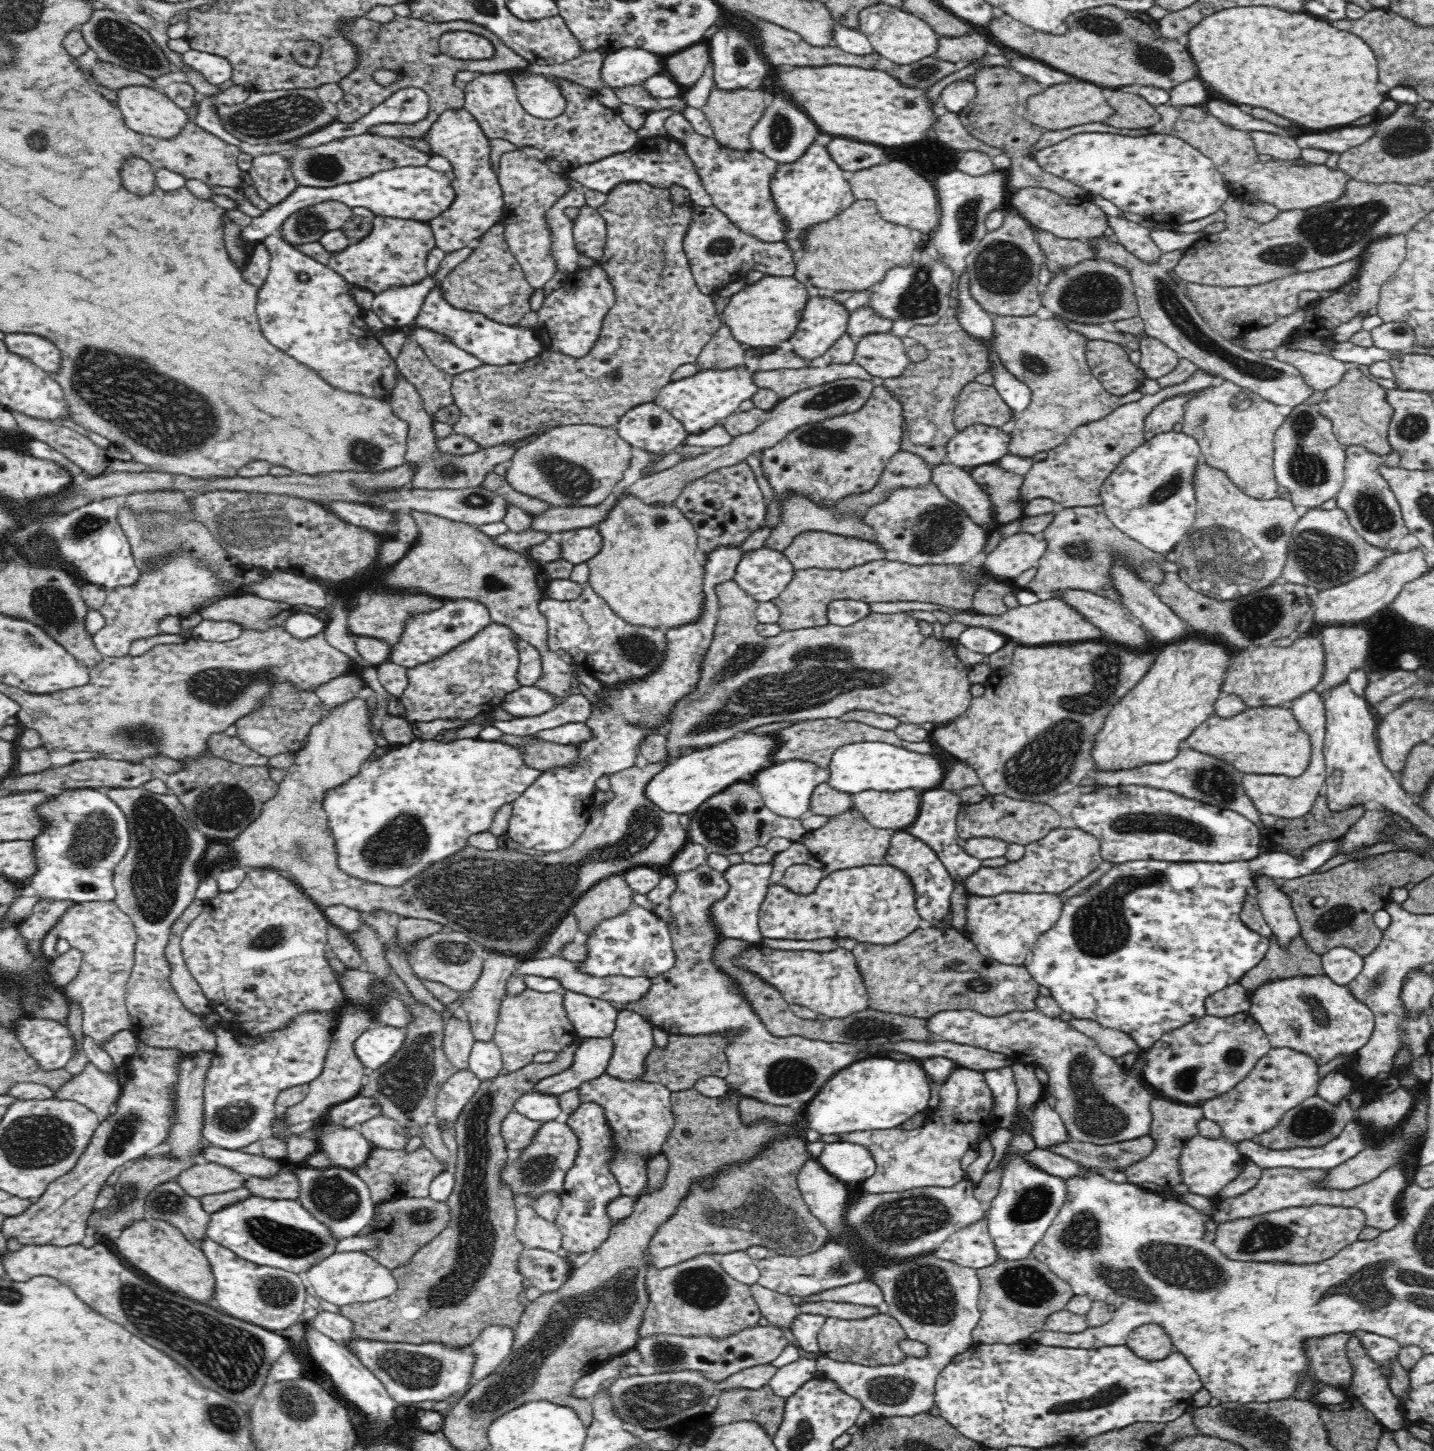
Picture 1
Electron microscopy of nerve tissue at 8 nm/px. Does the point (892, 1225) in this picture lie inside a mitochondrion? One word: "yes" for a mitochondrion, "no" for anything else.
yes

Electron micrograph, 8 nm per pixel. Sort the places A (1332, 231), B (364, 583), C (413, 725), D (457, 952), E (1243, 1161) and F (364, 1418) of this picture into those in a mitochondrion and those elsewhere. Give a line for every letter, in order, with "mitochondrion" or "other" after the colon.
A: mitochondrion
B: other
C: other
D: mitochondrion
E: other
F: other

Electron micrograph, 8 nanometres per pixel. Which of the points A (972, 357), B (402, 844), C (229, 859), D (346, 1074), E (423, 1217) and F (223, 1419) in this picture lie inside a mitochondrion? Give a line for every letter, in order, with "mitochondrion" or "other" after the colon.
A: other
B: mitochondrion
C: other
D: other
E: mitochondrion
F: mitochondrion

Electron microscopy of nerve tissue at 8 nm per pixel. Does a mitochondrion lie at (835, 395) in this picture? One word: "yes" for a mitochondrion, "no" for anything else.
yes

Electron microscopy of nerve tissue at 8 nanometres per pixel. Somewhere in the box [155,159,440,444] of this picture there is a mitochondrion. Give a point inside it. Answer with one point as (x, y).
(308, 223)

